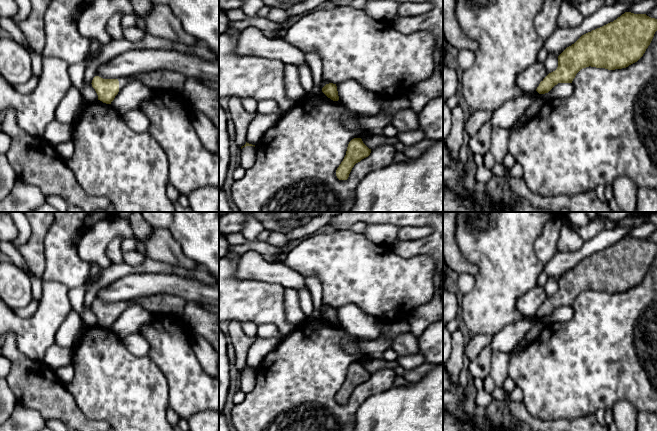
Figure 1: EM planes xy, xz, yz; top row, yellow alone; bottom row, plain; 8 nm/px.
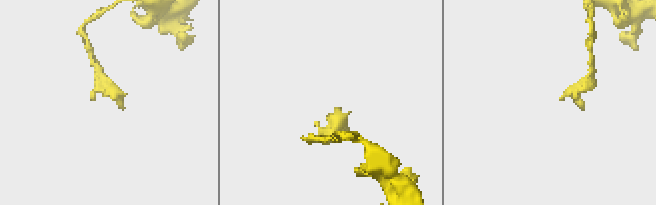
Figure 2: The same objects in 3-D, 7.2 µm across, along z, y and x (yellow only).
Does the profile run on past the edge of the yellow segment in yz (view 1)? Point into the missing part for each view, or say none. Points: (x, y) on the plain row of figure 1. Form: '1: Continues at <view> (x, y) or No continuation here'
1: No continuation here

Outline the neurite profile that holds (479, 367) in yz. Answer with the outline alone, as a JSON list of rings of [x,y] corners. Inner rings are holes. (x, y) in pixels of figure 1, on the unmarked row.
[[[489,345],[485,347],[476,358],[469,361],[468,372],[473,378],[484,380],[490,375],[492,352],[493,349],[491,345]]]

